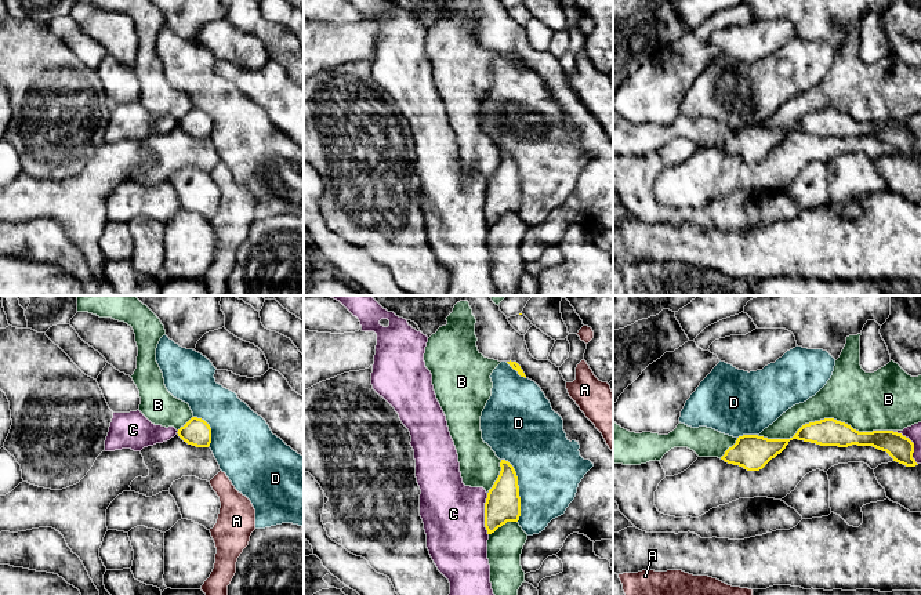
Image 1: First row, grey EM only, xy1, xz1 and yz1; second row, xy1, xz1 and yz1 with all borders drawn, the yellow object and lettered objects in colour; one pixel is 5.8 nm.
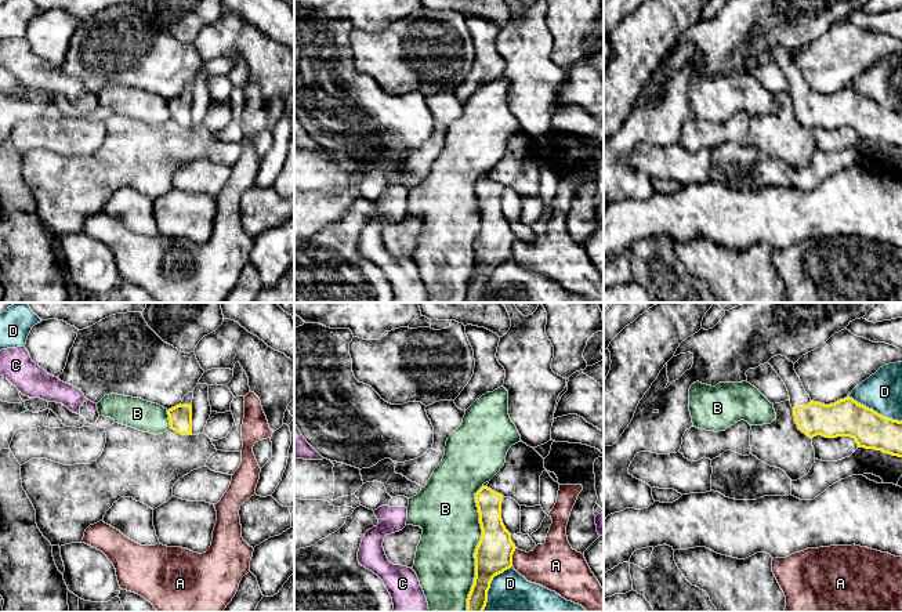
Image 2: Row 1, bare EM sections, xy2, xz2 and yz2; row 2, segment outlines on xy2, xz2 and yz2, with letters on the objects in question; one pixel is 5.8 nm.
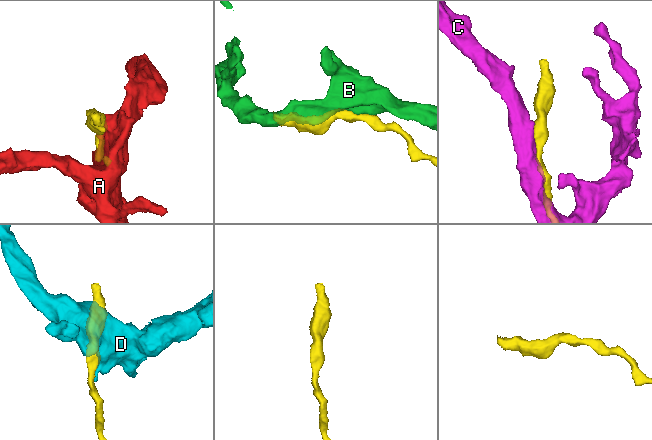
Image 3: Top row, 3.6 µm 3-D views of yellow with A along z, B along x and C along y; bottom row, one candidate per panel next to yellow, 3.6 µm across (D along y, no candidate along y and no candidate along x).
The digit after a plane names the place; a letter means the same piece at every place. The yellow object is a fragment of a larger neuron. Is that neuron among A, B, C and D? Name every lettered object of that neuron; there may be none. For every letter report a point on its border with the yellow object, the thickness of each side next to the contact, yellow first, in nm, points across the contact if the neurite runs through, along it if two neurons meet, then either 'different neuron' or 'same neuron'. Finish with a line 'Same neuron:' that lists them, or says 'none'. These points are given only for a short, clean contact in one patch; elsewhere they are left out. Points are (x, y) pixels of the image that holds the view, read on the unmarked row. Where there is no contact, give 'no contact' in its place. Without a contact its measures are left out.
A: meets yellow in xz2 at (511, 247); 220 nm thick on the yellow side, 280 nm on the other; different neuron
B: meets yellow in yz1 at (825, 109); 160 nm thick on the yellow side, 320 nm on the other; different neuron
C: meets yellow in xz1 at (485, 205); 200 nm thick on the yellow side, 360 nm on the other; different neuron
D: meets yellow in xz1 at (518, 180); 200 nm thick on the yellow side, 380 nm on the other; different neuron
Same neuron: none

